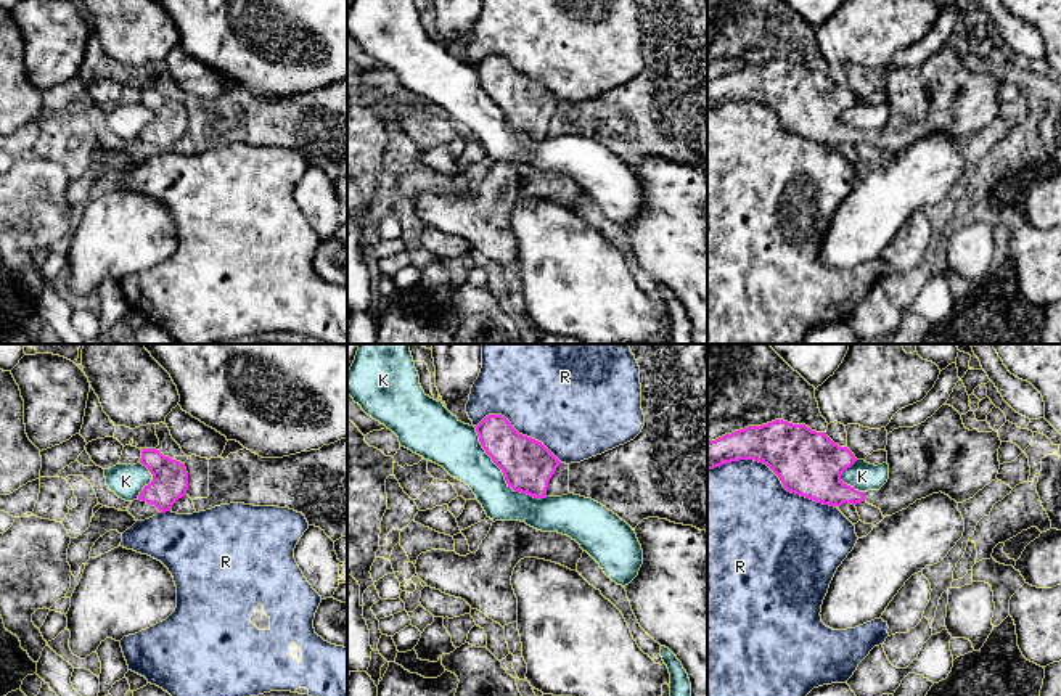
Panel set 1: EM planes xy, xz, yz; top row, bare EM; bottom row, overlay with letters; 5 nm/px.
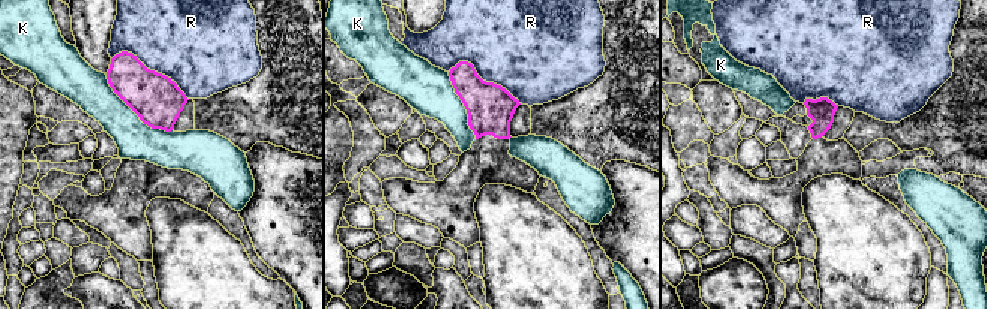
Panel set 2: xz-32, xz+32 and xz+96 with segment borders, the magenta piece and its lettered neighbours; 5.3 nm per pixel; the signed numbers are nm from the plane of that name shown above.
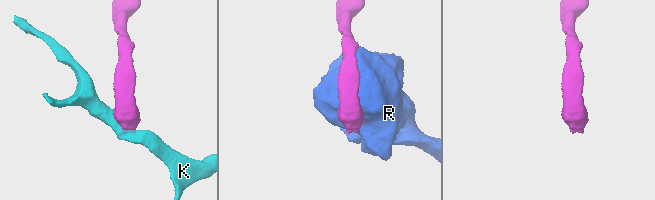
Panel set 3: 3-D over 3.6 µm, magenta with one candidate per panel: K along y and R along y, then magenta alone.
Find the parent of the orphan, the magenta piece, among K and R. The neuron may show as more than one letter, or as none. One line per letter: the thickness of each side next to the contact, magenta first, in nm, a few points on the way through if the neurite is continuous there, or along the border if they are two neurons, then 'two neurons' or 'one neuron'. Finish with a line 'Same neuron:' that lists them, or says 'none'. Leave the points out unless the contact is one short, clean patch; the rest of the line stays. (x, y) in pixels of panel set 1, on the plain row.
K: calibres 260 and 220 nm; two neurons
R: calibres 320 and 480 nm; two neurons
Same neuron: none

